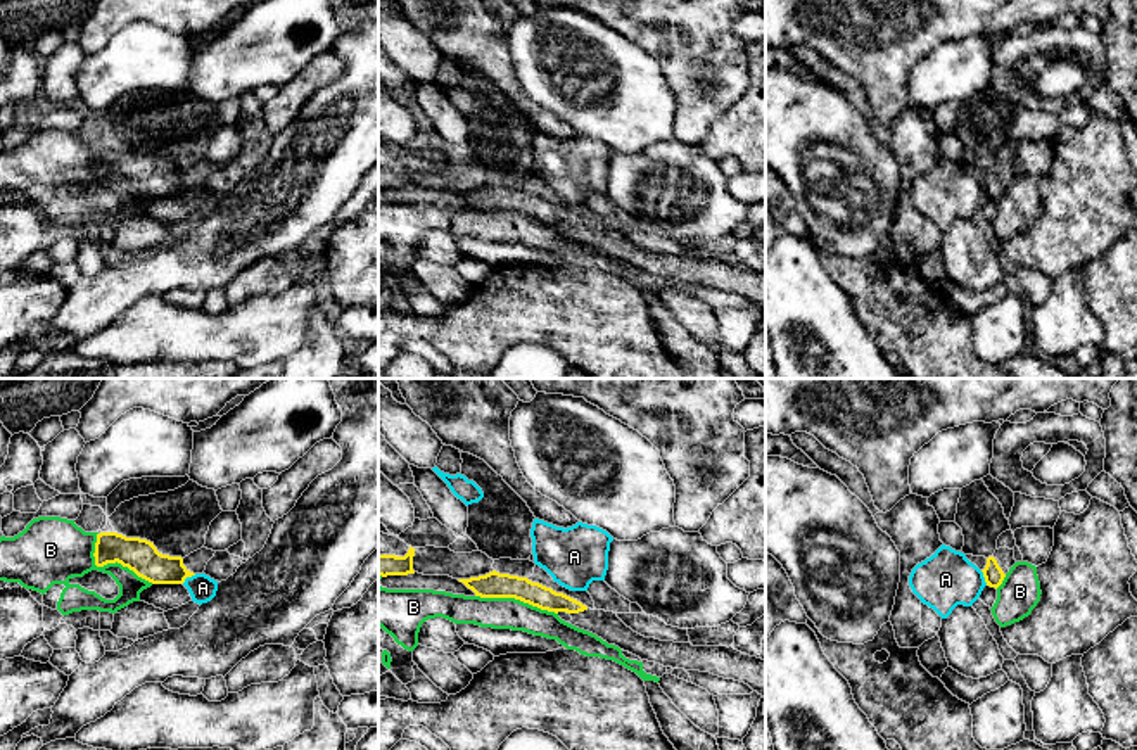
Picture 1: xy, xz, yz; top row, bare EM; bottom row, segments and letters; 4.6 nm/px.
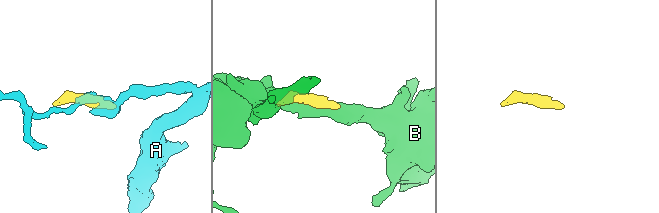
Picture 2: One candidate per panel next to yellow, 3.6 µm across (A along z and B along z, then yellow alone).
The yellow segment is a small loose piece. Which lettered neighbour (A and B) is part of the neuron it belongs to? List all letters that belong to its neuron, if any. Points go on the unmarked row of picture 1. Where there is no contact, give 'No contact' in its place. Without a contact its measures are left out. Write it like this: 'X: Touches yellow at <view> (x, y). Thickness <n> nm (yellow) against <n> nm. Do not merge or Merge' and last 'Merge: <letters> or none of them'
A: Touches yellow at xy (189, 189). Thickness 160 nm (yellow) against 120 nm. Do not merge
B: Touches yellow at xy (109, 175). Thickness 160 nm (yellow) against 300 nm. Do not merge
Merge: none of them

